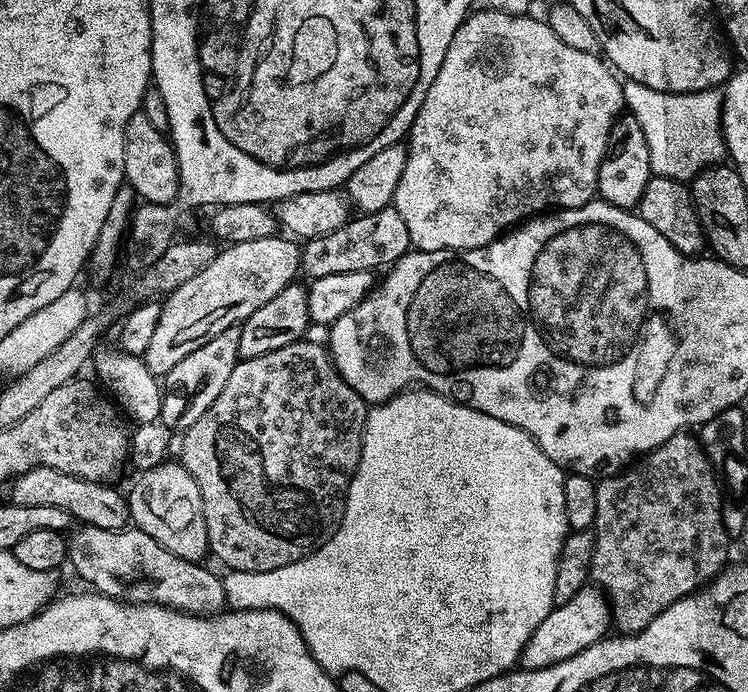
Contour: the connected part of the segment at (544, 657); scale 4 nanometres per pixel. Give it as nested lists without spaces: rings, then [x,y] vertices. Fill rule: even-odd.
[[[586,586],[570,598],[570,602],[555,605],[542,622],[538,622],[538,630],[530,634],[526,646],[522,650],[519,663],[525,669],[545,668],[558,662],[566,662],[574,658],[582,650],[594,646],[594,642],[603,640],[609,635],[612,623],[612,608],[608,605],[608,597],[595,586]]]

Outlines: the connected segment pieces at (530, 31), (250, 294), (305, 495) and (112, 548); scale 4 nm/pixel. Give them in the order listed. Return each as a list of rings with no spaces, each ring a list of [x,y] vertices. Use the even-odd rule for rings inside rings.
[[[485,7],[484,12],[476,11],[469,11],[462,26],[458,26],[454,38],[450,38],[450,50],[446,50],[446,58],[442,58],[442,66],[430,90],[426,90],[422,106],[416,112],[406,137],[406,167],[402,169],[402,178],[398,178],[398,188],[394,190],[392,204],[398,214],[402,214],[406,230],[410,230],[412,248],[421,252],[447,248],[455,252],[465,252],[481,248],[529,218],[535,218],[549,210],[577,208],[587,204],[597,195],[596,179],[604,151],[608,149],[610,130],[626,108],[621,77],[596,52],[574,50],[574,46],[566,46],[566,42],[562,42],[562,38],[554,34],[549,24],[543,19],[535,20],[532,14],[511,16],[495,12],[490,7]]]
[[[284,234],[258,238],[258,242],[238,242],[221,247],[214,262],[190,282],[182,282],[160,304],[158,326],[142,359],[157,378],[168,375],[186,354],[198,350],[214,334],[222,334],[231,324],[240,324],[258,306],[270,302],[278,290],[293,283],[300,272],[301,245]]]
[[[312,338],[282,346],[282,350],[270,350],[270,354],[262,354],[258,358],[239,360],[226,381],[226,386],[222,386],[222,394],[218,394],[206,414],[202,414],[202,418],[198,418],[198,422],[194,422],[194,426],[190,426],[183,433],[184,445],[178,455],[183,466],[193,475],[202,496],[202,514],[206,520],[206,533],[209,534],[209,553],[213,557],[216,555],[225,564],[225,569],[261,572],[278,570],[278,566],[298,562],[322,547],[336,533],[342,522],[348,487],[362,454],[362,438],[368,410],[369,405],[365,404],[364,399],[342,378],[336,363],[332,361],[331,352],[323,343],[315,344]]]
[[[80,526],[67,541],[67,563],[72,564],[89,589],[102,596],[112,596],[130,604],[161,604],[179,612],[189,612],[191,616],[210,616],[225,607],[224,582],[219,575],[204,568],[203,563],[184,561],[135,526],[118,530]]]

